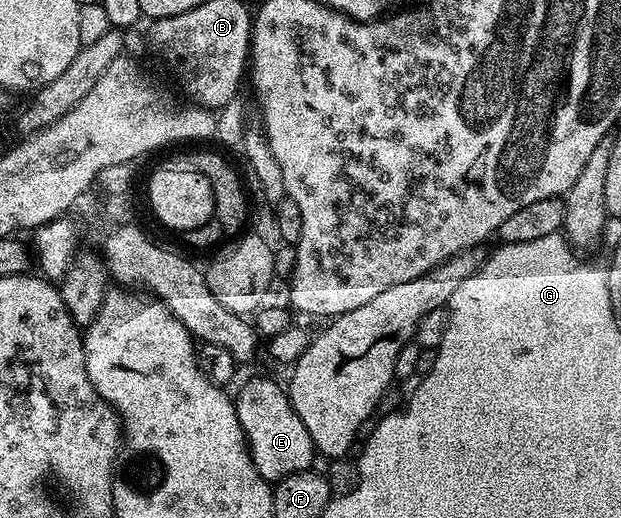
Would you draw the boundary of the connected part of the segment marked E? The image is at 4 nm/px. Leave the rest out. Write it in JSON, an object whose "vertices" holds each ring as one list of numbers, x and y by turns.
{"vertices":[[253,377,235,393,235,404,249,454,265,481,276,483,287,475,304,473,312,466,309,464,315,458,313,440,307,435,307,427,303,427,303,419,299,419,282,382,280,385,269,377]]}

